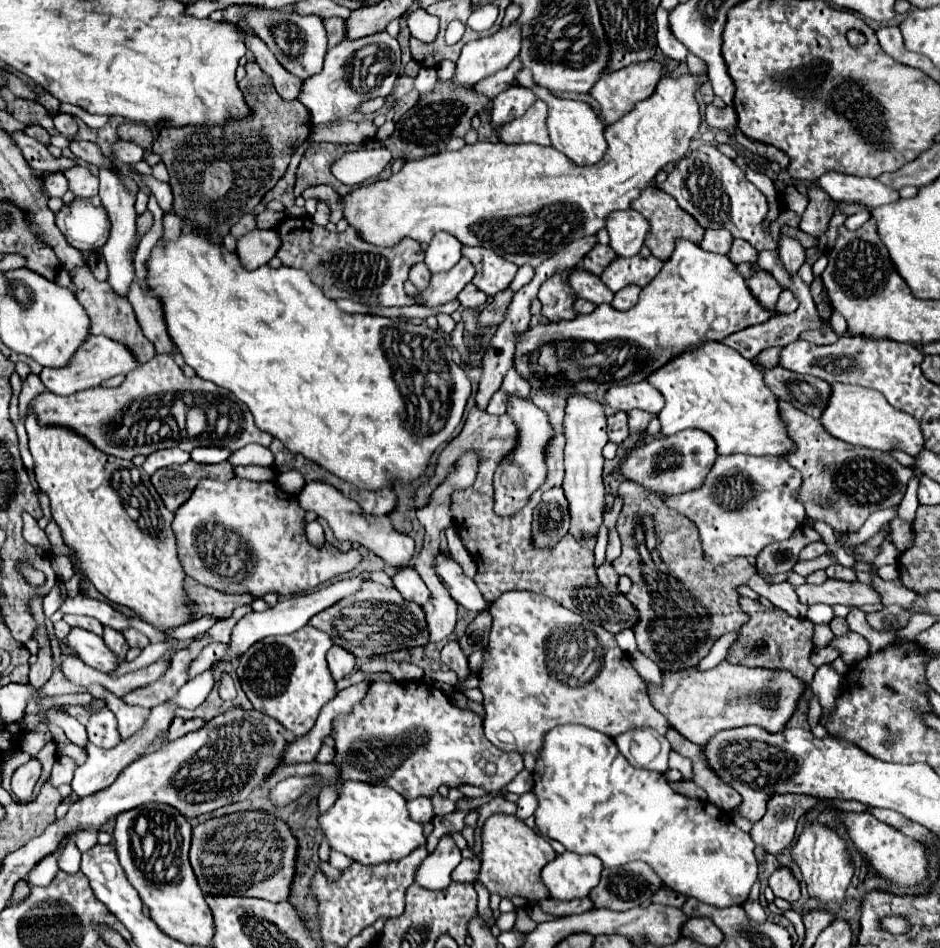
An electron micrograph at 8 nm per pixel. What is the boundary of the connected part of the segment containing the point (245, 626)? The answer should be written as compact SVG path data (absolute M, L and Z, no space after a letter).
M355 572L353 576L337 580L337 582L329 584L329 586L325 586L321 590L315 590L315 592L309 592L309 594L295 594L291 598L281 598L273 608L269 608L265 612L251 612L251 614L247 614L245 618L241 618L237 622L237 626L233 630L233 636L231 636L231 642L229 642L231 650L229 650L229 654L223 660L231 660L235 656L241 656L249 646L253 646L255 642L263 640L265 636L279 636L279 634L293 634L293 632L297 632L299 628L303 628L321 610L333 606L341 598L353 596L353 592L357 592L365 580L369 580L369 572Z

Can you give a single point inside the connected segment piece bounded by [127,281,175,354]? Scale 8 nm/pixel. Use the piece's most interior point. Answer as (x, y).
(149, 309)

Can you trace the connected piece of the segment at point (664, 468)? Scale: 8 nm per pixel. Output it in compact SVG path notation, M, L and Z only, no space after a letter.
M685 430L665 438L659 436L653 442L635 448L633 452L629 452L627 460L621 464L621 472L625 478L635 480L657 494L659 492L679 494L679 492L699 488L707 472L711 470L715 458L717 458L717 448L711 436L705 436L705 432L701 430Z

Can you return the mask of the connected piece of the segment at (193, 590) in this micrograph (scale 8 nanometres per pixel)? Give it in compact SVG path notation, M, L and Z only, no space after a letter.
M185 576L185 592L189 592L189 604L193 604L193 608L197 608L197 616L193 616L193 620L201 618L201 616L213 616L217 620L225 620L233 614L233 610L237 606L245 606L253 602L253 596L249 594L225 594L225 592L217 592L209 586L199 584L197 580Z

